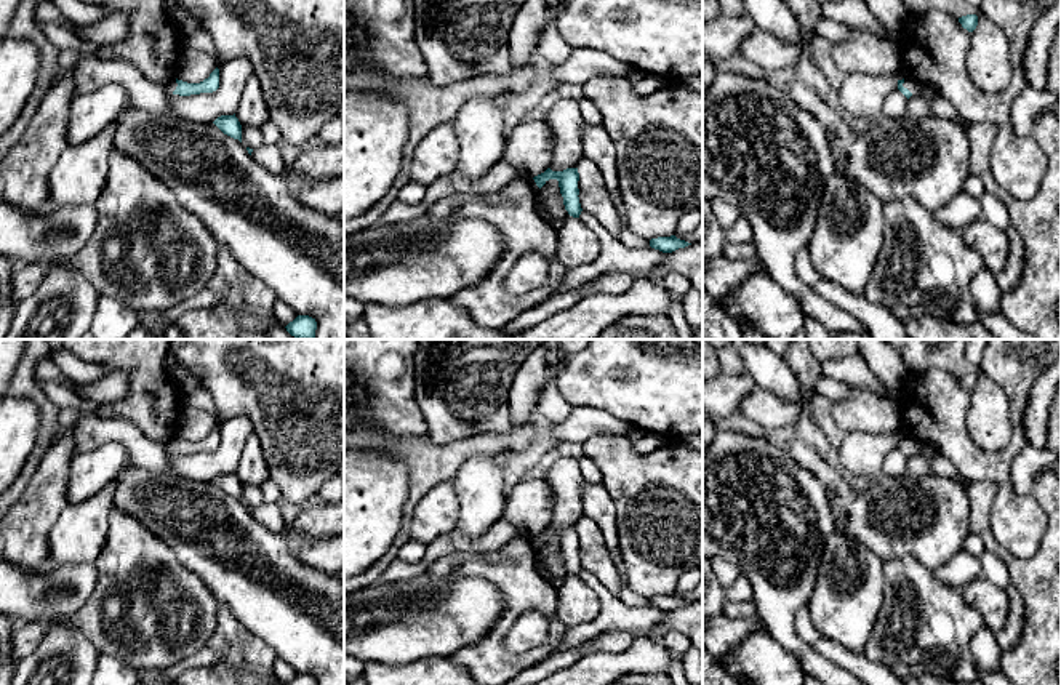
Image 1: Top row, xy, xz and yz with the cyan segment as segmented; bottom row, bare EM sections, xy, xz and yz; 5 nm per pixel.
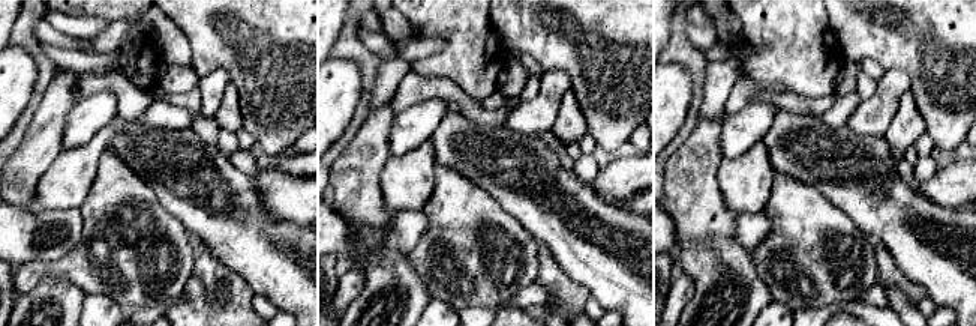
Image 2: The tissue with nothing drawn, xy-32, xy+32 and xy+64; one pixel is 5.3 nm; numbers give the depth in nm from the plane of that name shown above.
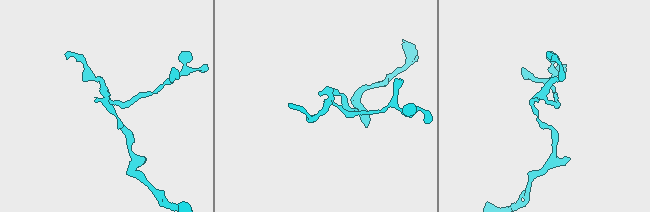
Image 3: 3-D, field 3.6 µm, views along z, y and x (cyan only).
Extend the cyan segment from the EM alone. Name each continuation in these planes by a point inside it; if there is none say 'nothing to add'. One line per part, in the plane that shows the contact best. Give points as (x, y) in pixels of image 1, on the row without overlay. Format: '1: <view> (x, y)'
nothing to add

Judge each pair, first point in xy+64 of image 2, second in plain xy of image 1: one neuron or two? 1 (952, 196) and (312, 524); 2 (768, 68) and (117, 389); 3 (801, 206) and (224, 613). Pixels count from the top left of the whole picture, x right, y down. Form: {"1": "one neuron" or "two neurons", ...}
{"1": "one neuron", "2": "two neurons", "3": "two neurons"}

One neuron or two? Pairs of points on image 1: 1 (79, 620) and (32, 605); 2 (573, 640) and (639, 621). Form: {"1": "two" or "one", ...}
{"1": "two", "2": "one"}

